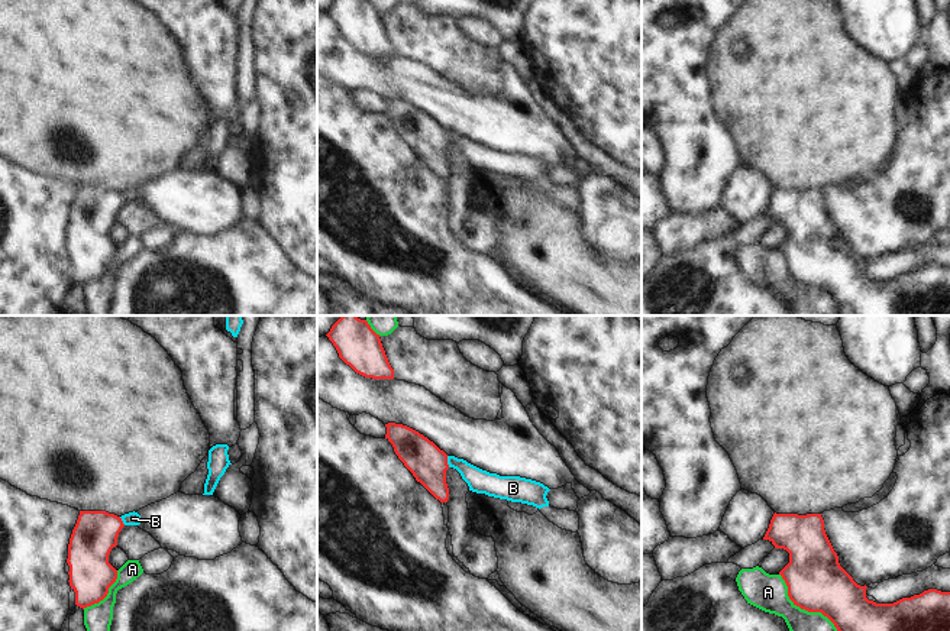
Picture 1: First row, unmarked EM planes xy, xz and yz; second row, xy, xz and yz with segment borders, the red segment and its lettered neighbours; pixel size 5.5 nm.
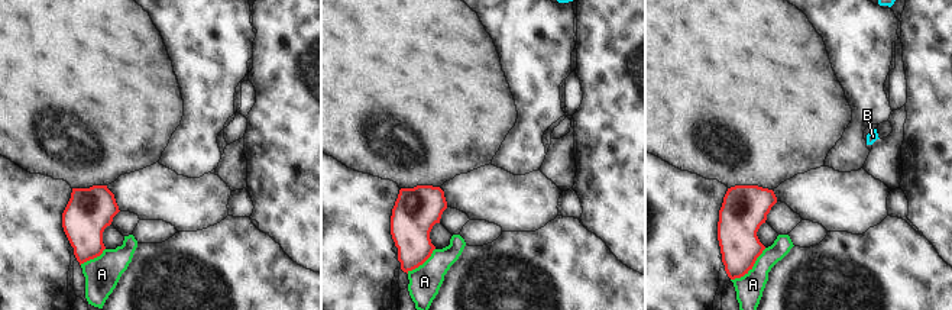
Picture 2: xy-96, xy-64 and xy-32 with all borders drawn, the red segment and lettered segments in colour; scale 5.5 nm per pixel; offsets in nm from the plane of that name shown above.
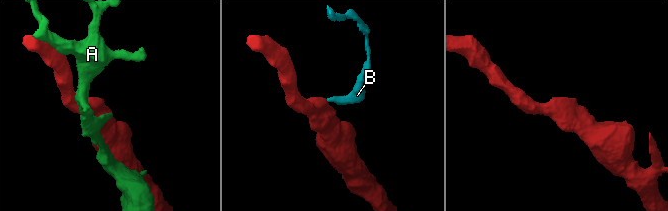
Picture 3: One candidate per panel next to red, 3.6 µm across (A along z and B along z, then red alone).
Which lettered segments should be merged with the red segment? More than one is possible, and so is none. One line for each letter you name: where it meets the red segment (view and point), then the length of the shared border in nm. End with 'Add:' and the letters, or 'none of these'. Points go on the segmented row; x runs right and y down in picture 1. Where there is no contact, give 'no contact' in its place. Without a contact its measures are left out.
B: xz (446, 462) | 70 nm
Add: B

